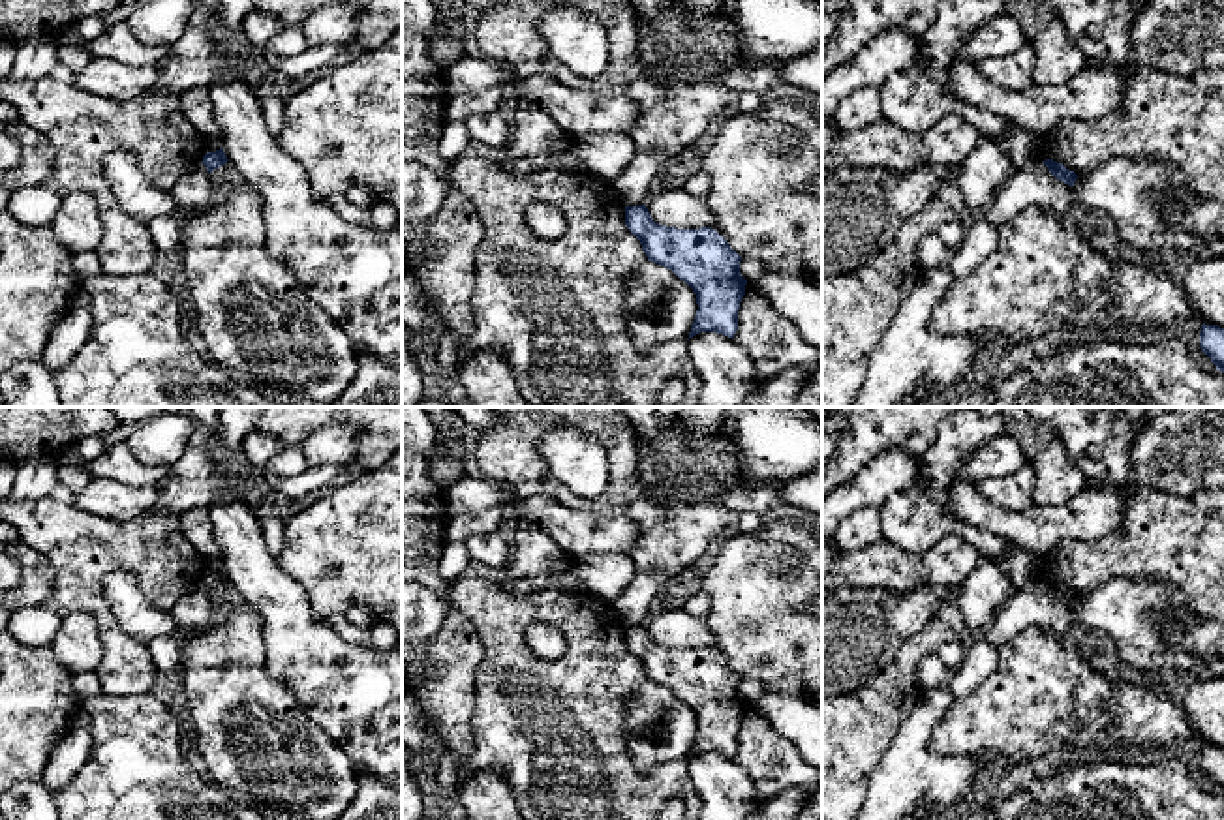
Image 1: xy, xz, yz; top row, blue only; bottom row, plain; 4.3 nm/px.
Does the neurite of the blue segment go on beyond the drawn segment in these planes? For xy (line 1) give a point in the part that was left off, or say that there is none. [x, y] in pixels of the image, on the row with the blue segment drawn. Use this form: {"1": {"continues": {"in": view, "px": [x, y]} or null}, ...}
{"1": {"continues": null}}

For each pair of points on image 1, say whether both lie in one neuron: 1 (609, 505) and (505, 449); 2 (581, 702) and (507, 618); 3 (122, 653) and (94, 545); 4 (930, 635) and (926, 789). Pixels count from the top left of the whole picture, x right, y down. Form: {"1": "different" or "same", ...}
{"1": "same", "2": "same", "3": "same", "4": "different"}

